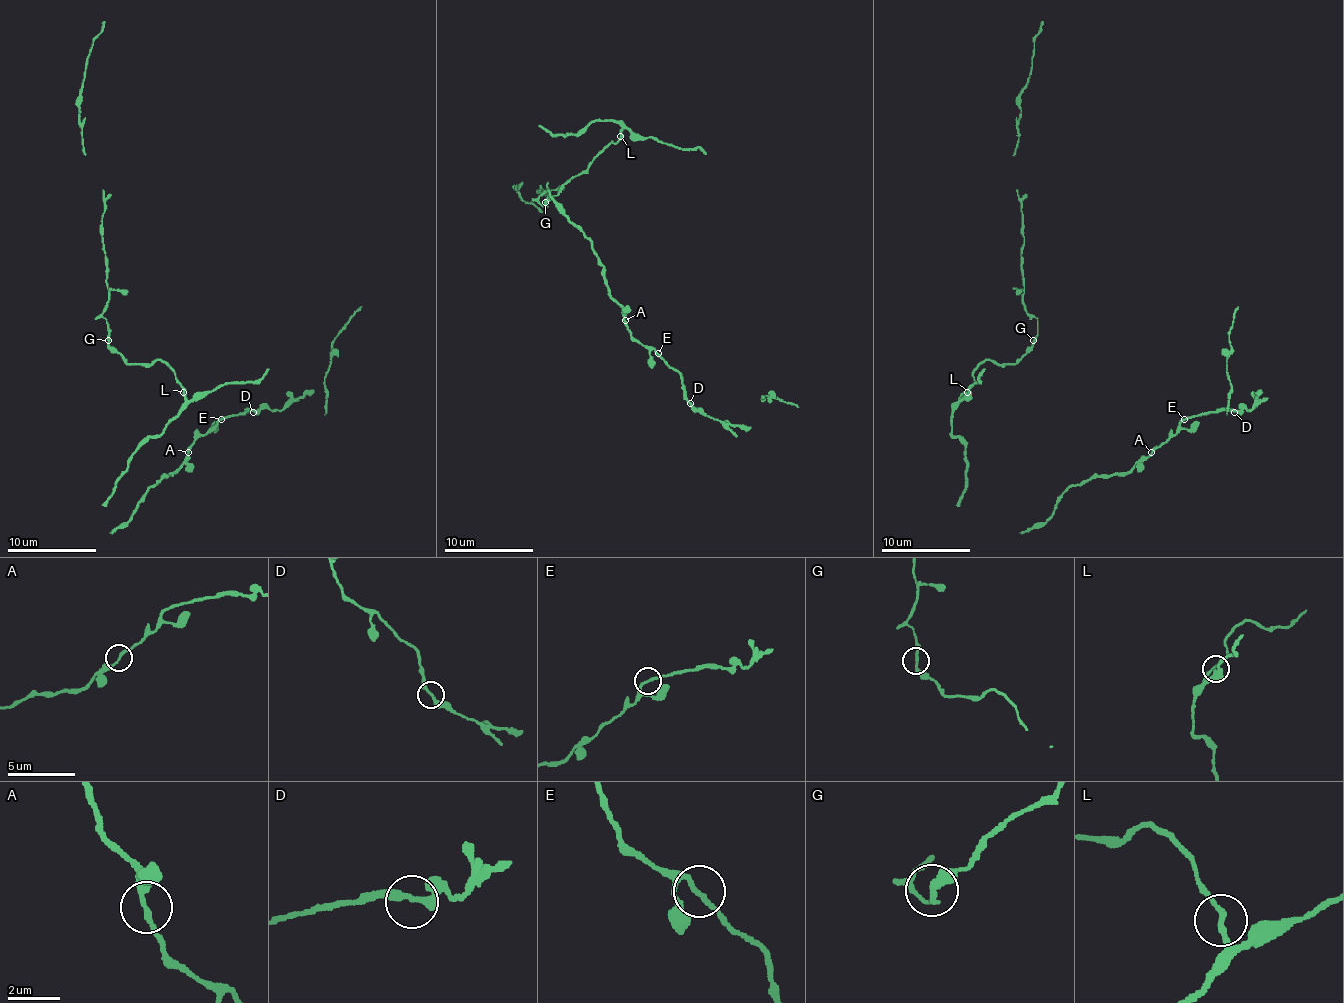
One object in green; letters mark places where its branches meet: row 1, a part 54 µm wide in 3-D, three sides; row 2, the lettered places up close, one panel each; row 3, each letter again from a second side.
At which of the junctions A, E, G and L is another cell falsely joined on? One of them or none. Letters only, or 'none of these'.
E

